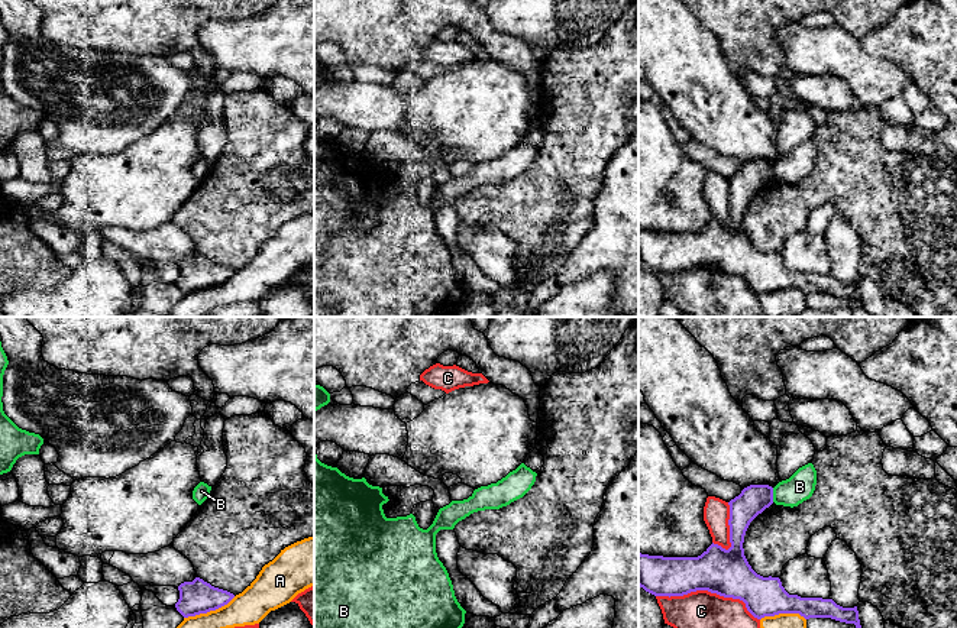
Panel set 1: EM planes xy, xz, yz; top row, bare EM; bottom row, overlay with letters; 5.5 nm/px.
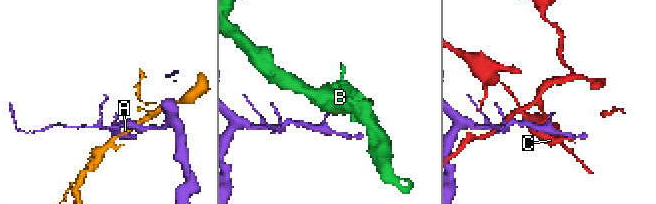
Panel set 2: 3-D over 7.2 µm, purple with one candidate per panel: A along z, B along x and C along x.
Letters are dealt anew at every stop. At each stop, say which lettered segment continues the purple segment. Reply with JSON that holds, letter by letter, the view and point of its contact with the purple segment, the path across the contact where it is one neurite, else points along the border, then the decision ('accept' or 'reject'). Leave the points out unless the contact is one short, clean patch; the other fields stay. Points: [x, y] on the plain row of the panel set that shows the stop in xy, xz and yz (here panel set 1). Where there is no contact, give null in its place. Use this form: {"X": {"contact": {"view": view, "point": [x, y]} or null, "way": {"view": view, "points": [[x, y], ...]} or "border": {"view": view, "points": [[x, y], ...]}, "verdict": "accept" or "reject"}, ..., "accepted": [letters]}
{"A": {"contact": {"view": "xy", "point": [209, 287]}, "border": {"view": "xy", "points": [[235, 272], [214, 285], [184, 294]]}, "verdict": "reject"}, "B": {"contact": {"view": "yz", "point": [772, 171]}, "border": {"view": "yz", "points": [[772, 164], [773, 177]]}, "verdict": "reject"}, "C": {"contact": {"view": "yz", "point": [710, 266]}, "verdict": "reject"}, "accepted": []}

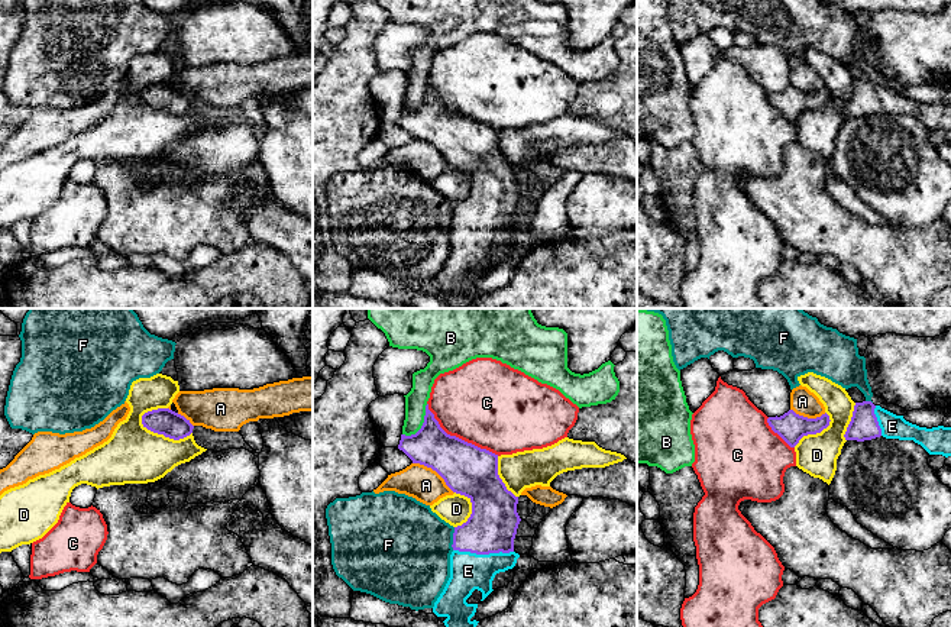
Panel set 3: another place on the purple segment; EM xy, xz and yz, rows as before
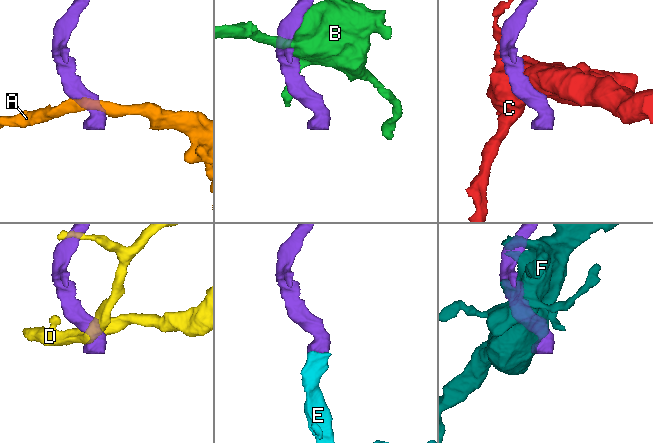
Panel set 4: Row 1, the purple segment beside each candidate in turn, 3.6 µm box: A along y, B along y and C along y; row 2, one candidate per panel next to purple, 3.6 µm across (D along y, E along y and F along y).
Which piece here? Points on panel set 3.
{"A": {"contact": {"view": "xz", "point": [434, 145]}, "verdict": "reject"}, "B": {"contact": {"view": "xz", "point": [423, 100]}, "verdict": "reject"}, "C": {"contact": {"view": "xz", "point": [458, 113]}, "verdict": "reject"}, "D": {"contact": {"view": "xy", "point": [164, 110]}, "verdict": "reject"}, "E": {"contact": {"view": "xz", "point": [484, 229]}, "way": {"view": "xz", "points": [[492, 202], [484, 220], [484, 229], [468, 246]]}, "verdict": "accept"}, "F": {"contact": {"view": "xz", "point": [453, 215]}, "verdict": "reject"}, "accepted": ["E"]}

